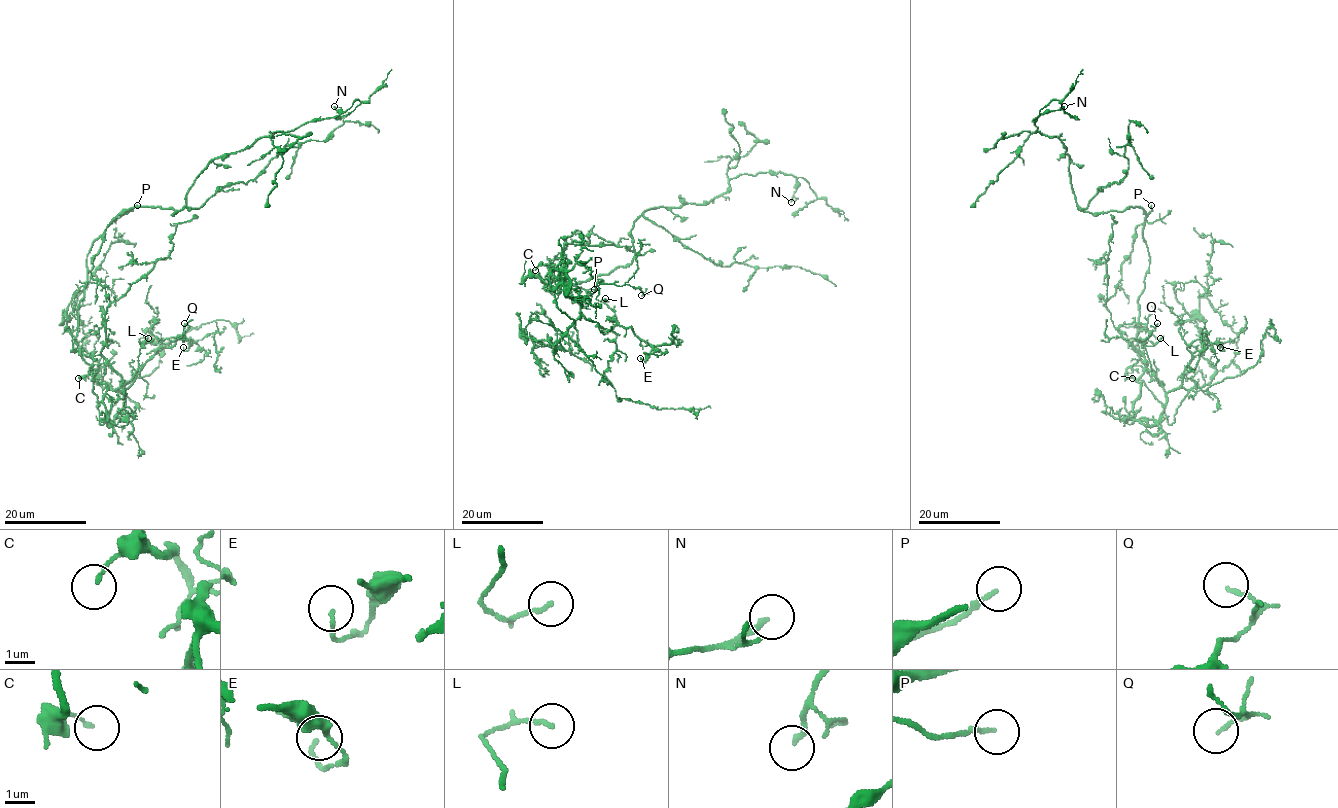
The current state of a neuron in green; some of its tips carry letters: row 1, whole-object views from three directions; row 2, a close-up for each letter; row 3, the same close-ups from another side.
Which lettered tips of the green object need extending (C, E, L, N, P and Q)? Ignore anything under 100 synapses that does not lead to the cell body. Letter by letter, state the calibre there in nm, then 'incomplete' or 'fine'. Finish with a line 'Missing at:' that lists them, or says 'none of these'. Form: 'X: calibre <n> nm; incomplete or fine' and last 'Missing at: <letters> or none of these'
C: calibre 110 nm; fine
E: calibre 120 nm; fine
L: calibre 130 nm; fine
N: calibre 160 nm; fine
P: calibre 150 nm; fine
Q: calibre 120 nm; fine
Missing at: none of these

